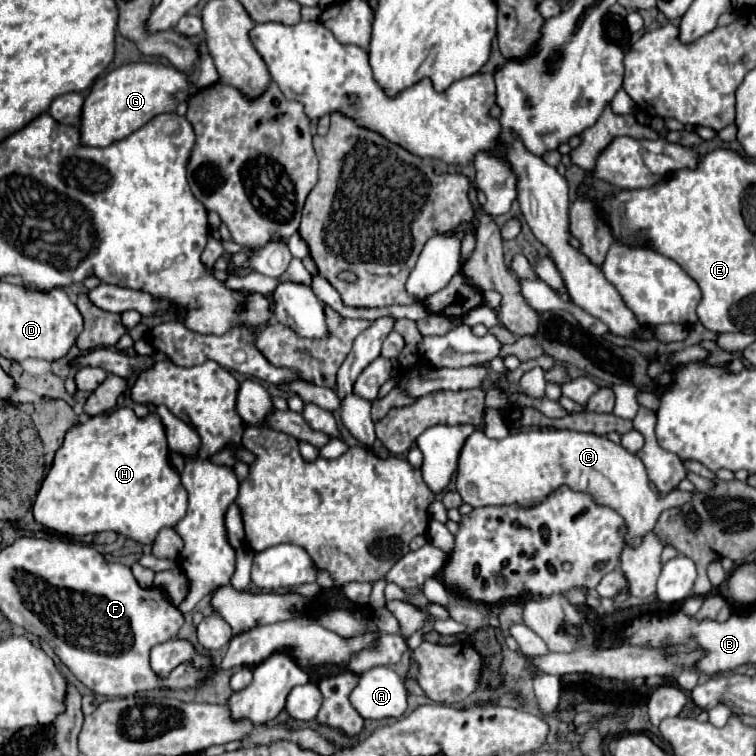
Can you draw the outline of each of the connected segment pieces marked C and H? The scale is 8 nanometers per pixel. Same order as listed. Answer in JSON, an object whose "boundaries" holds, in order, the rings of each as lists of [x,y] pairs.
{"boundaries":[[[[475,430],[467,436],[459,452],[455,486],[463,502],[471,506],[501,506],[511,502],[531,506],[545,500],[563,484],[573,490],[587,492],[599,504],[611,506],[619,512],[627,522],[627,544],[633,546],[653,530],[663,510],[687,504],[693,496],[691,492],[675,490],[669,496],[659,498],[659,494],[649,486],[649,478],[639,456],[597,434],[573,430],[529,430],[511,432],[507,438],[493,440],[487,438],[483,430]]],[[[117,408],[113,412],[89,416],[87,420],[75,424],[55,452],[53,466],[45,476],[33,504],[35,522],[47,530],[69,536],[113,530],[139,544],[153,544],[159,530],[173,528],[185,516],[185,510],[187,490],[181,486],[179,472],[169,462],[169,446],[161,418],[153,412],[139,418],[131,408]]]]}

